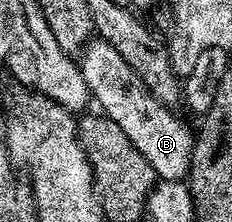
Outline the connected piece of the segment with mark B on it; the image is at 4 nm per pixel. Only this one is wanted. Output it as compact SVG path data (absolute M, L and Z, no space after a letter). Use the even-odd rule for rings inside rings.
M100 39L90 40L89 44L79 54L81 74L89 88L89 96L95 102L96 108L105 116L115 119L123 130L123 135L131 139L131 143L151 163L158 178L163 181L184 182L189 176L191 155L193 154L194 130L188 129L174 110L168 105L159 103L147 91L145 84L123 63L123 55L111 47L111 43Z

